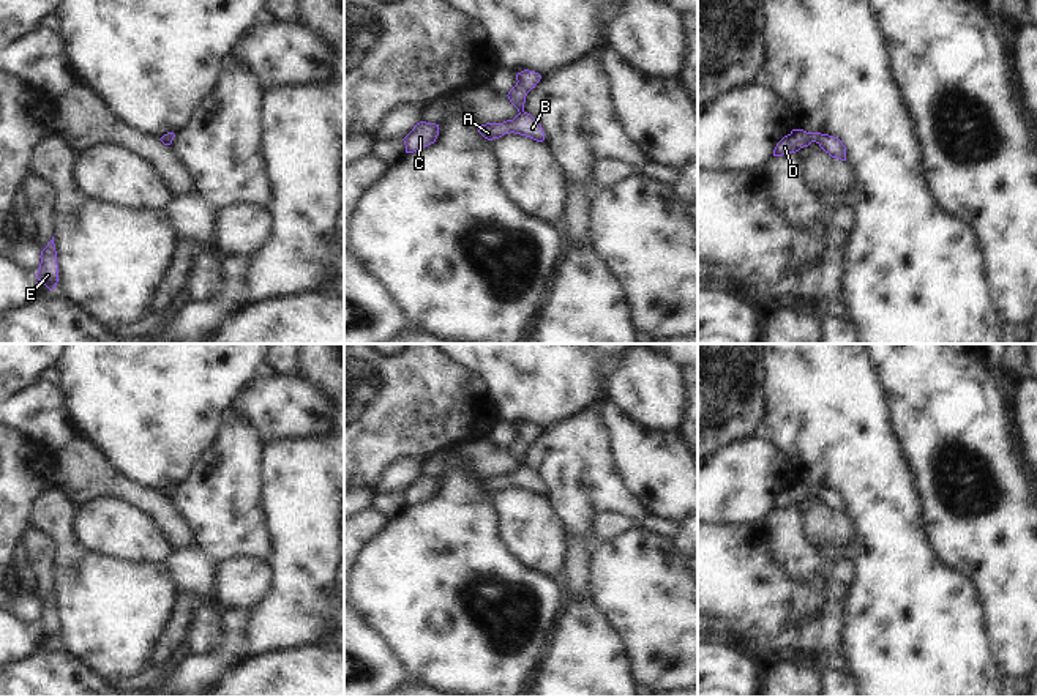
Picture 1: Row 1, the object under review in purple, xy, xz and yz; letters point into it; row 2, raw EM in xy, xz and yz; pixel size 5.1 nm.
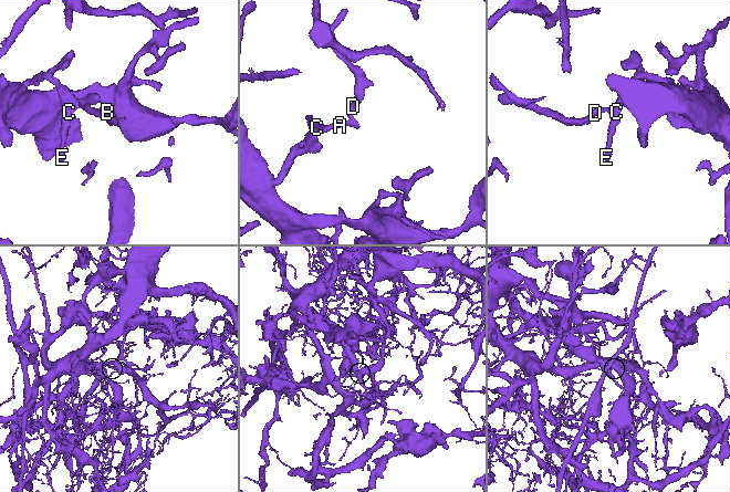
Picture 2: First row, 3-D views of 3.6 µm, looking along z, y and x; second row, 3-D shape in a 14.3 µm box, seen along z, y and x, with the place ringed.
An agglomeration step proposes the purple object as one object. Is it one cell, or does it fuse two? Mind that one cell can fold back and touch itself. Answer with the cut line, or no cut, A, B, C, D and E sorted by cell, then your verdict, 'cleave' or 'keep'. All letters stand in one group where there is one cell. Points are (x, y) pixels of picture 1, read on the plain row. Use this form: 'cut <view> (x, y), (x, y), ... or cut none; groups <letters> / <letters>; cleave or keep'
cut none; groups A B C D E; keep

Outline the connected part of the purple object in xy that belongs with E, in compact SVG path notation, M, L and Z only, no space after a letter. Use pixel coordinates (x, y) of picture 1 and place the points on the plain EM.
M54 590L47 599L41 604L39 623L35 628L49 643L55 642L58 636L58 618L57 618L57 604L54 598Z

